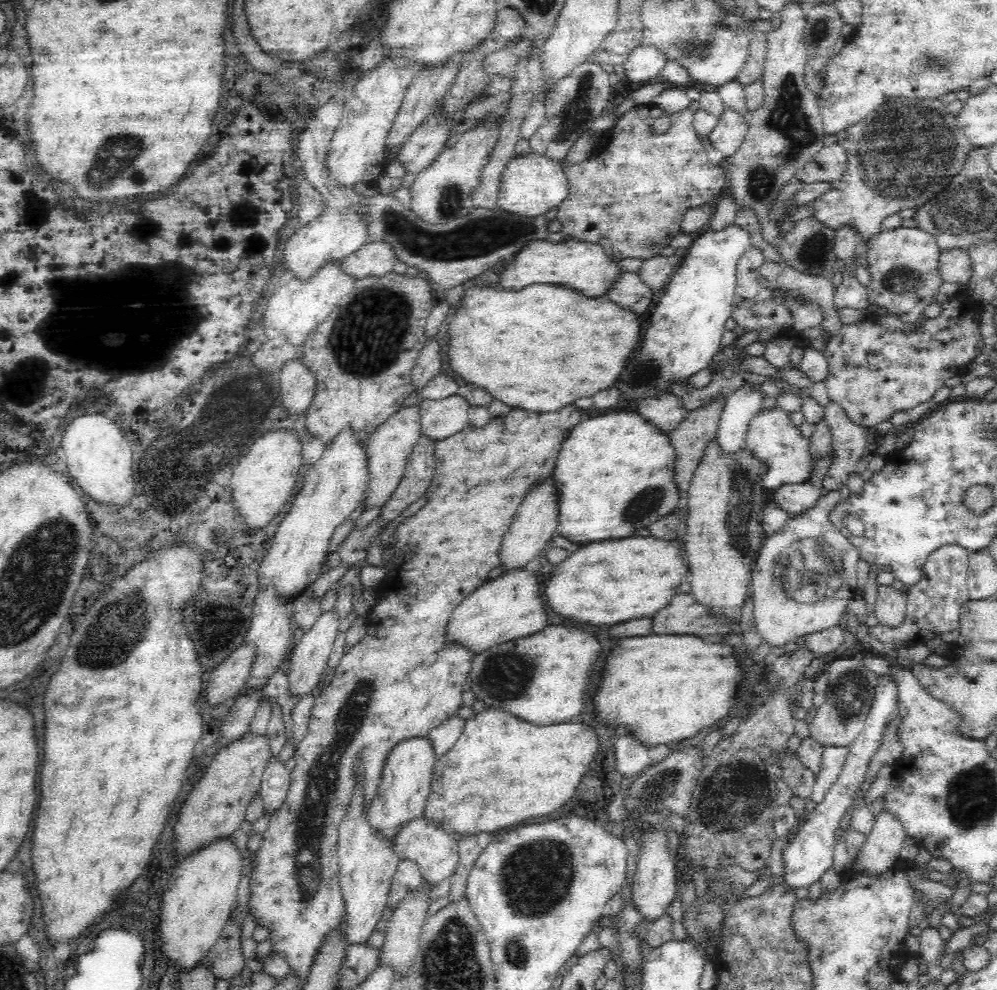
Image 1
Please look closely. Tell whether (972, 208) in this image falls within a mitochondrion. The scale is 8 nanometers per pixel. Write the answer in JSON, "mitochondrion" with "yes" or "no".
{"mitochondrion":"yes"}

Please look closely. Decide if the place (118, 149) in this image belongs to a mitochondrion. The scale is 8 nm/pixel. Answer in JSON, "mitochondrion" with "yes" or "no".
{"mitochondrion":"yes"}

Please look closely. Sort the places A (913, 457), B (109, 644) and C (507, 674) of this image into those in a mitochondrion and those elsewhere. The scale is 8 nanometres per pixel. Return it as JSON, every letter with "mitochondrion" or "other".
{"A":"other","B":"mitochondrion","C":"mitochondrion"}

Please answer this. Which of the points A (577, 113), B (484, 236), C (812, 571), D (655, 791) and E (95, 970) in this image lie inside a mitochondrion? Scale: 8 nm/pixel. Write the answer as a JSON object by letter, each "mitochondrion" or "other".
{"A":"mitochondrion","B":"mitochondrion","C":"mitochondrion","D":"mitochondrion","E":"other"}

